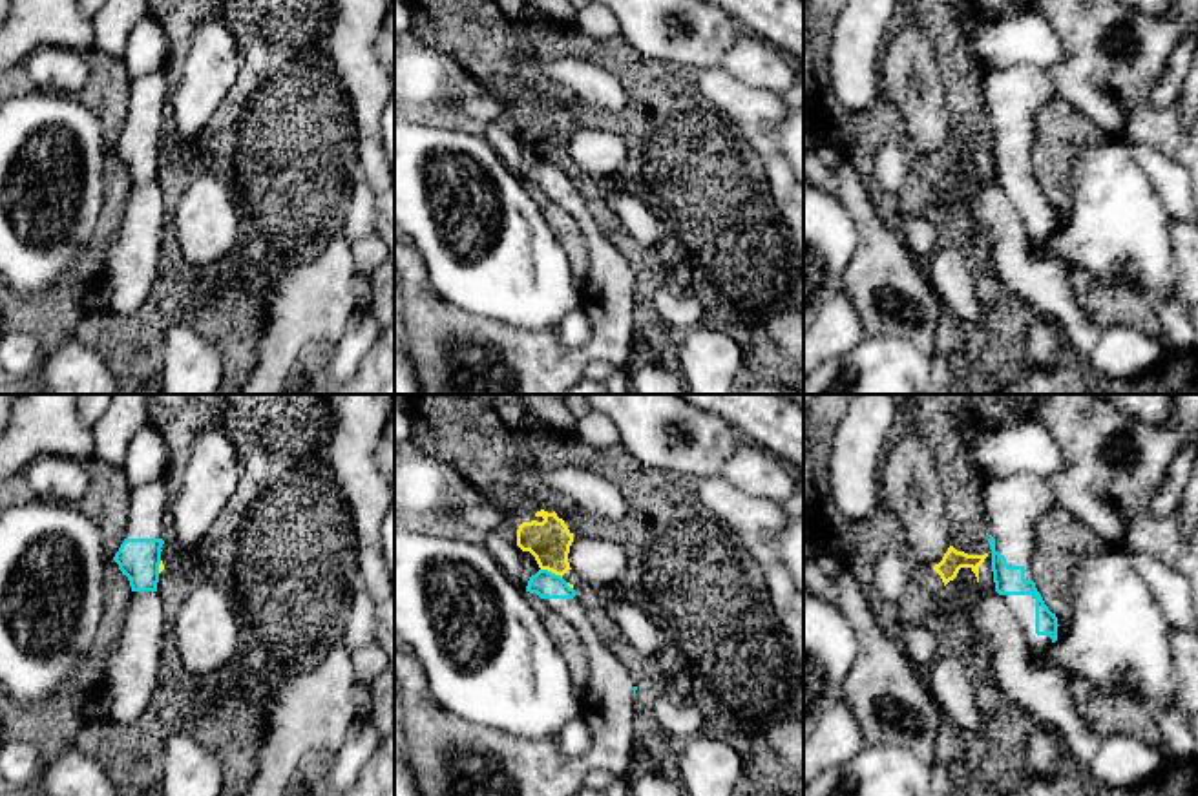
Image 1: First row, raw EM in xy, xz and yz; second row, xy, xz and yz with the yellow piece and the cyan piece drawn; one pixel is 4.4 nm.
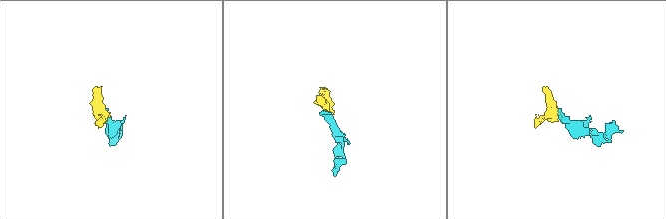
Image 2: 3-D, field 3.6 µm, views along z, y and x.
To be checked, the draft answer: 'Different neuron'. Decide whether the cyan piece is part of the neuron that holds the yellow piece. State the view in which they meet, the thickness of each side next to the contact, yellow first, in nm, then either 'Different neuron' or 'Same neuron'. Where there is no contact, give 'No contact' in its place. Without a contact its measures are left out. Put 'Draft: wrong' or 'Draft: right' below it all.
Touches yellow in xz. Thickness 190 nm (yellow) against 120 nm. Different neuron
Draft: right

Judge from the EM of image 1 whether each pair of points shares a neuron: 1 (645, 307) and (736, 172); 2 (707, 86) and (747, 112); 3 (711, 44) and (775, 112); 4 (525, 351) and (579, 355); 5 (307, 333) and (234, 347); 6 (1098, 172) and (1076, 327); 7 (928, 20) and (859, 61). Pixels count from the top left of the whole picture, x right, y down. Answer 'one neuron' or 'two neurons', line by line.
1: one neuron
2: one neuron
3: two neurons
4: one neuron
5: two neurons
6: two neurons
7: one neuron

